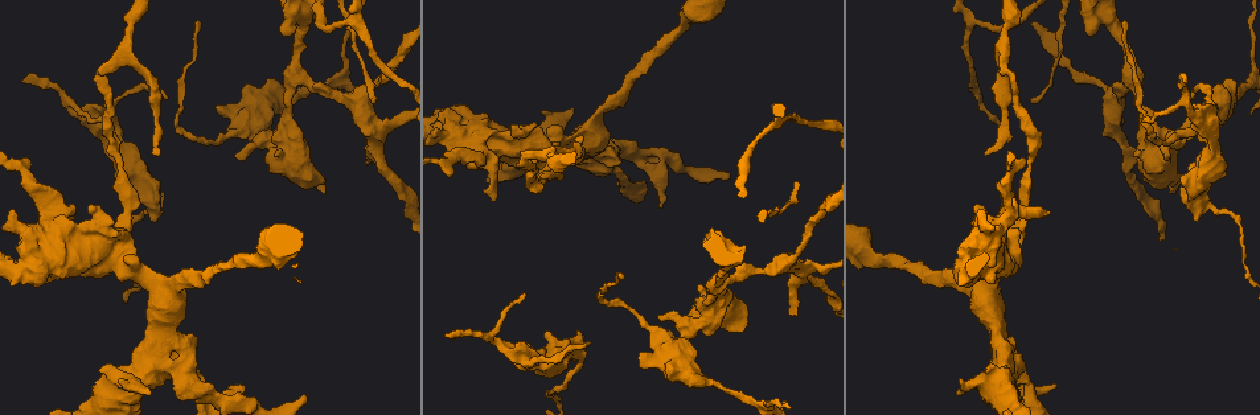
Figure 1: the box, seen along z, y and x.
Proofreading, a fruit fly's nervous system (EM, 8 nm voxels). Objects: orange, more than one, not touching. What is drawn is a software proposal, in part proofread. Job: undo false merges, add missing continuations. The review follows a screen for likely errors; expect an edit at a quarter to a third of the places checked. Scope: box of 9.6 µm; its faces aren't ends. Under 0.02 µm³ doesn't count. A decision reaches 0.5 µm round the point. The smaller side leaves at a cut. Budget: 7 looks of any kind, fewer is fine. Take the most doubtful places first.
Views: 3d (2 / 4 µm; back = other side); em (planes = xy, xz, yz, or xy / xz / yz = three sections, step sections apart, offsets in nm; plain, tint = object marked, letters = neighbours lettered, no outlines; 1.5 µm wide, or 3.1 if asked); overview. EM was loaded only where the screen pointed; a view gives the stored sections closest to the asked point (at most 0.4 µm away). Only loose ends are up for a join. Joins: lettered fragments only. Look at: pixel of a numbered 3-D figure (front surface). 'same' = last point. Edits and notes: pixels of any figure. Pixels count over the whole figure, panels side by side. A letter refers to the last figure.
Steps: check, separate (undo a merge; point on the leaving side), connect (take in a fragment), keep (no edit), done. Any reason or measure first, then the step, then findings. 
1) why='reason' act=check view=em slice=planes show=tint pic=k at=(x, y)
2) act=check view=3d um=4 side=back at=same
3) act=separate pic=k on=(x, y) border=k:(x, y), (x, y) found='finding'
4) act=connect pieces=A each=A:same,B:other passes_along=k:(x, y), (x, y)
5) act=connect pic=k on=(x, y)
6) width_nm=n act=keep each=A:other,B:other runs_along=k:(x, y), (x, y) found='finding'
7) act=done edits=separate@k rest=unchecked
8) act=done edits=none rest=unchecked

why='tapers out' act=check view=em slice=planes show=plain pic=1 at=(1185, 80)

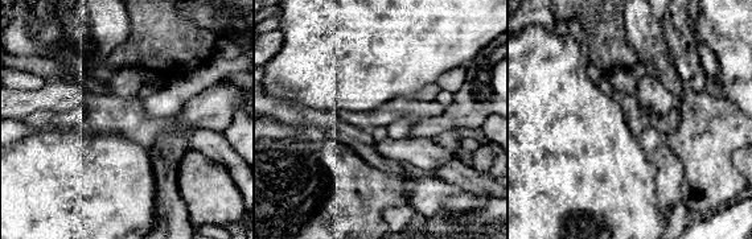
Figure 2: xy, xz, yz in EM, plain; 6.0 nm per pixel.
why='see the neighbours' act=check view=em slice=planes show=letters at=same

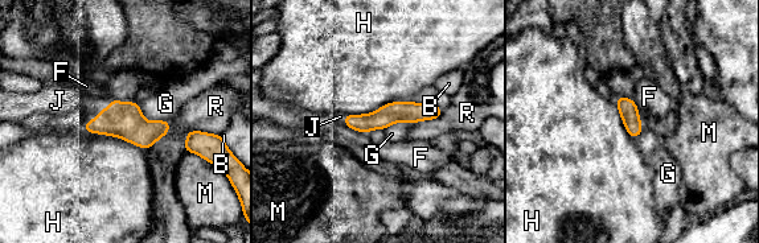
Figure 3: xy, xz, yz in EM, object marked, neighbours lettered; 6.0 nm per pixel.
width_nm=120 act=connect pieces=J each=B:other,F:other,G:other,H:other,J:same,M:other,R:other passes_along=3:(124, 120), (102, 110), (62, 99) found='the cell continues'

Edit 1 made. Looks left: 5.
act=check view=overview

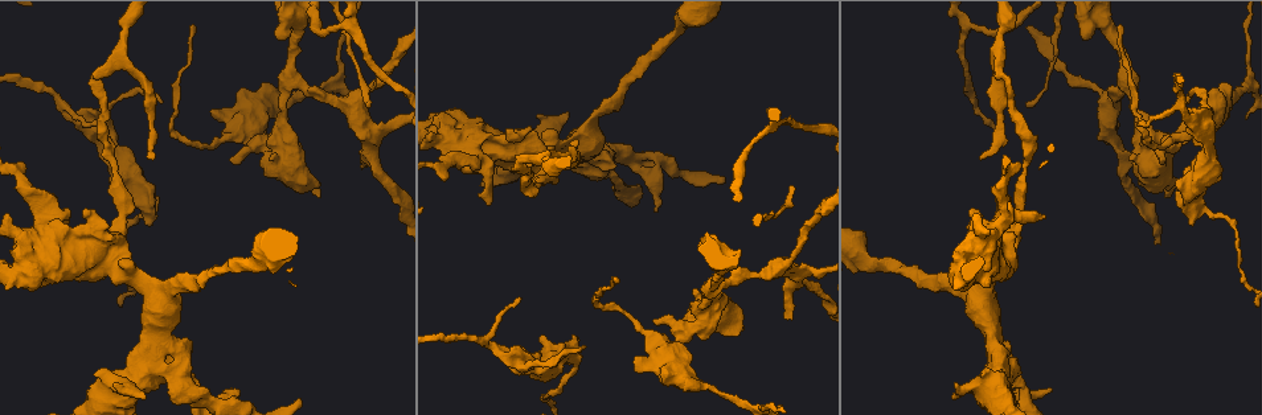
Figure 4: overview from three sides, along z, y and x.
act=check view=em slice=planes show=letters pic=4 at=(1189, 100)

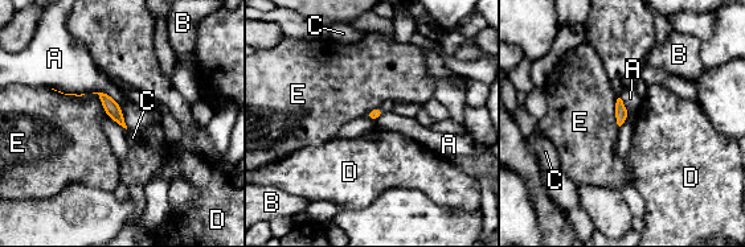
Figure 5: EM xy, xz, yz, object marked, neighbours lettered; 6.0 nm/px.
width_nm=70 act=keep each=A:other,B:other,C:other,D:other,E:other border=5:(93, 91), (118, 105), (127, 128) found='no lettered fragment goes on from it'

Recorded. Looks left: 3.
act=done edits=connect@3 rest=unchecked

